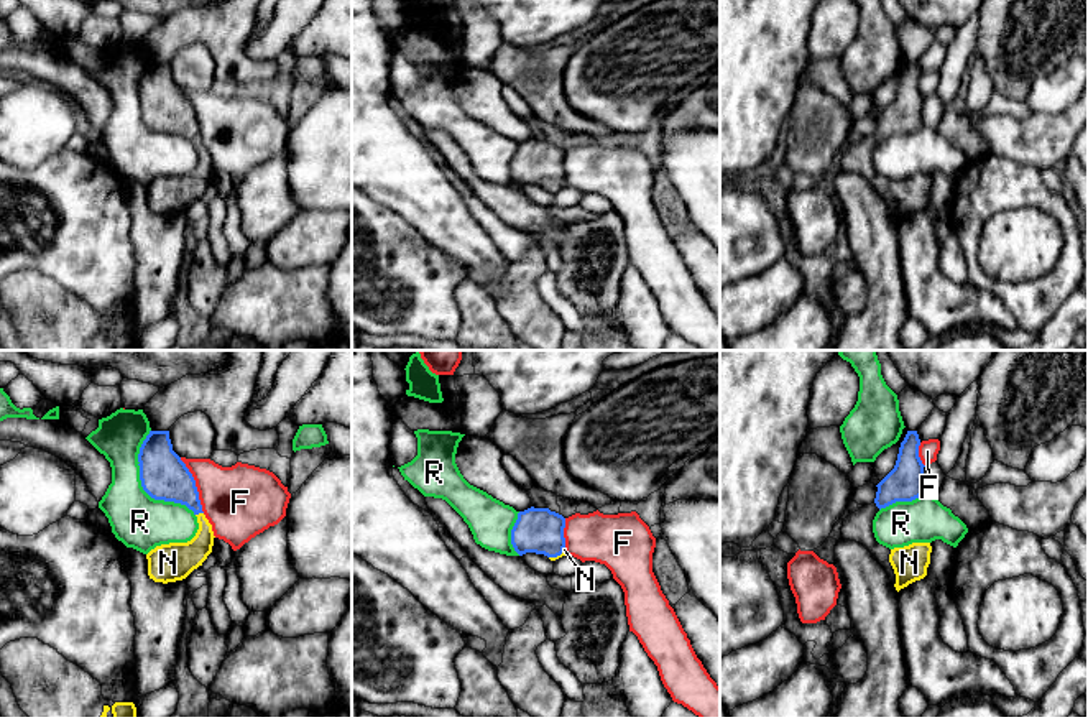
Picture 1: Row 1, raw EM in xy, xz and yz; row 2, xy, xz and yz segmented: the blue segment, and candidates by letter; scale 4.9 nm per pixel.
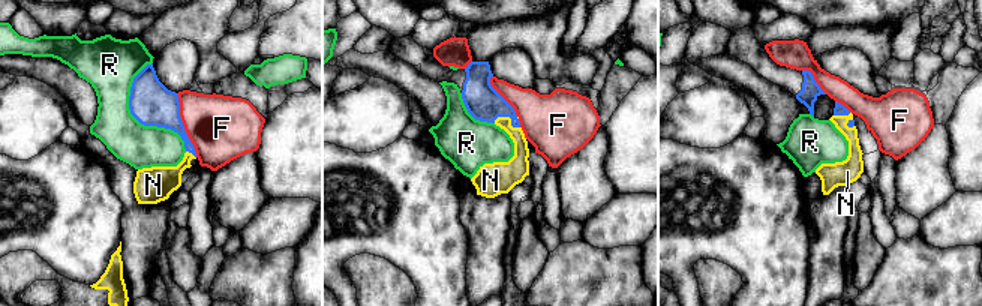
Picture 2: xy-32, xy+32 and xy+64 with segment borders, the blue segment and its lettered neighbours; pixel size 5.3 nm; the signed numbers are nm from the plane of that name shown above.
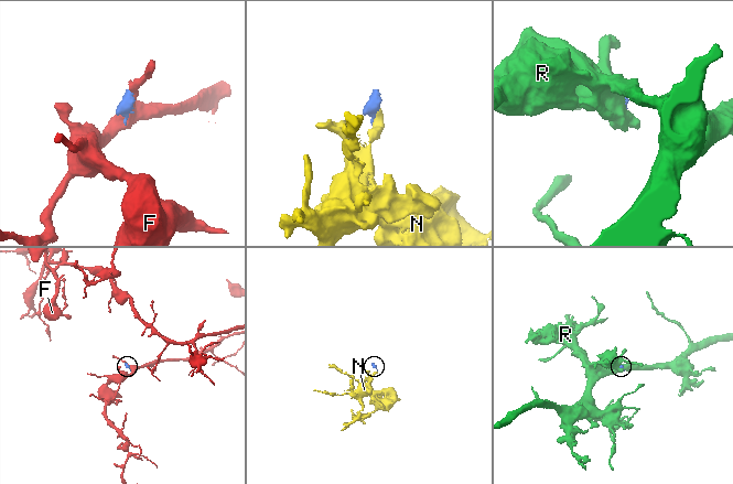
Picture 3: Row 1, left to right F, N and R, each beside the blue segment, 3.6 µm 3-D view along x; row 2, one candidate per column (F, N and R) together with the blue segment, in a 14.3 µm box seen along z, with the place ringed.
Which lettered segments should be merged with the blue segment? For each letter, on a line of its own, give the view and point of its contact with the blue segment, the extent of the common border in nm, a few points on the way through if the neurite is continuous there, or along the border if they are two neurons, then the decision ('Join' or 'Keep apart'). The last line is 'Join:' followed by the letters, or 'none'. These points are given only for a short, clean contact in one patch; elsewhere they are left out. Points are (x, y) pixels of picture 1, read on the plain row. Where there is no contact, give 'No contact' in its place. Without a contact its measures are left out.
F: Touches blue at xy (194, 117). Shared border 300 nm. Keep apart
N: Touches blue at xy (199, 143). Shared border 40 nm. Path across: xy (163, 107), (199, 143), (202, 170), (178, 189). Join
R: Touches blue at xy (142, 117). Shared border 480 nm. Keep apart
Join: N

